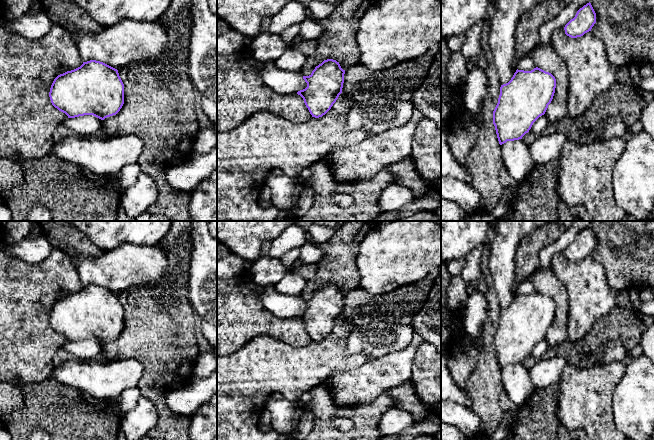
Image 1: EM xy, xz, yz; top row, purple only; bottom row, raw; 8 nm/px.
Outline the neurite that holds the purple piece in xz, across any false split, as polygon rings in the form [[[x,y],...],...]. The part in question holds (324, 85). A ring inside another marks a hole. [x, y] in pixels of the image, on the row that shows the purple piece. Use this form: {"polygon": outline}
{"polygon": [[[327,59],[315,67],[309,76],[303,76],[307,87],[297,92],[312,117],[325,115],[342,93],[343,70],[336,60]]]}

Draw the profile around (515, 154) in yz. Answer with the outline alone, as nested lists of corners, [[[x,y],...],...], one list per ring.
[[[522,139],[507,141],[501,145],[502,159],[509,175],[516,181],[522,181],[533,162],[529,156],[529,147]]]

